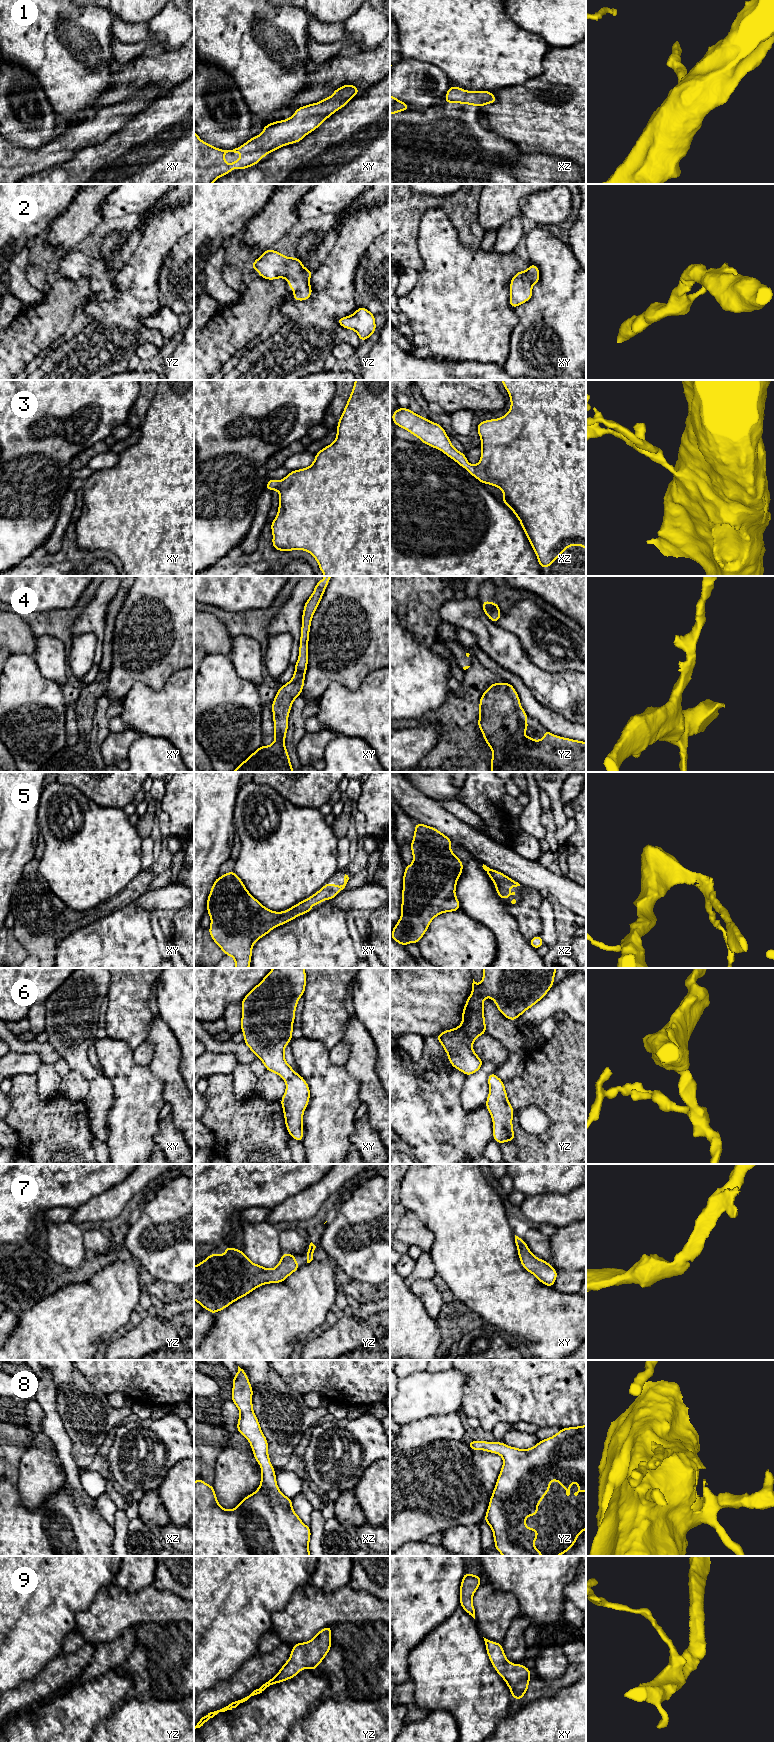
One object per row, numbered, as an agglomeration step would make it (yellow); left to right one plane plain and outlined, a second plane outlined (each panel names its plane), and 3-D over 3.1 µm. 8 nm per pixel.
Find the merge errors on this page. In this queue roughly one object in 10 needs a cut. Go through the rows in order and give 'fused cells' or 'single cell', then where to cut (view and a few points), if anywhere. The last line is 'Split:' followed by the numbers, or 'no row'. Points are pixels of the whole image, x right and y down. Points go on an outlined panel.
1: single cell; no cut
2: single cell; no cut
3: single cell; no cut
4: single cell; no cut
5: single cell; no cut
6: single cell; no cut
7: single cell; no cut
8: single cell; no cut
9: single cell; no cut
Split: no row

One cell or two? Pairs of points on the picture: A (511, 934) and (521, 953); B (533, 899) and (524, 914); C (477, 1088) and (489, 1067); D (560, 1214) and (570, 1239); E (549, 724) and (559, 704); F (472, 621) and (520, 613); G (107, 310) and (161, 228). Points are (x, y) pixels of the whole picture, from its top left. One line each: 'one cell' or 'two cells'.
A: one cell
B: one cell
C: one cell
D: two cells
E: two cells
F: two cells
G: one cell

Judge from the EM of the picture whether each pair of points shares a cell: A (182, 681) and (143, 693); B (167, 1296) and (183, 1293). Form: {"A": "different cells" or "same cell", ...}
{"A": "same cell", "B": "same cell"}

